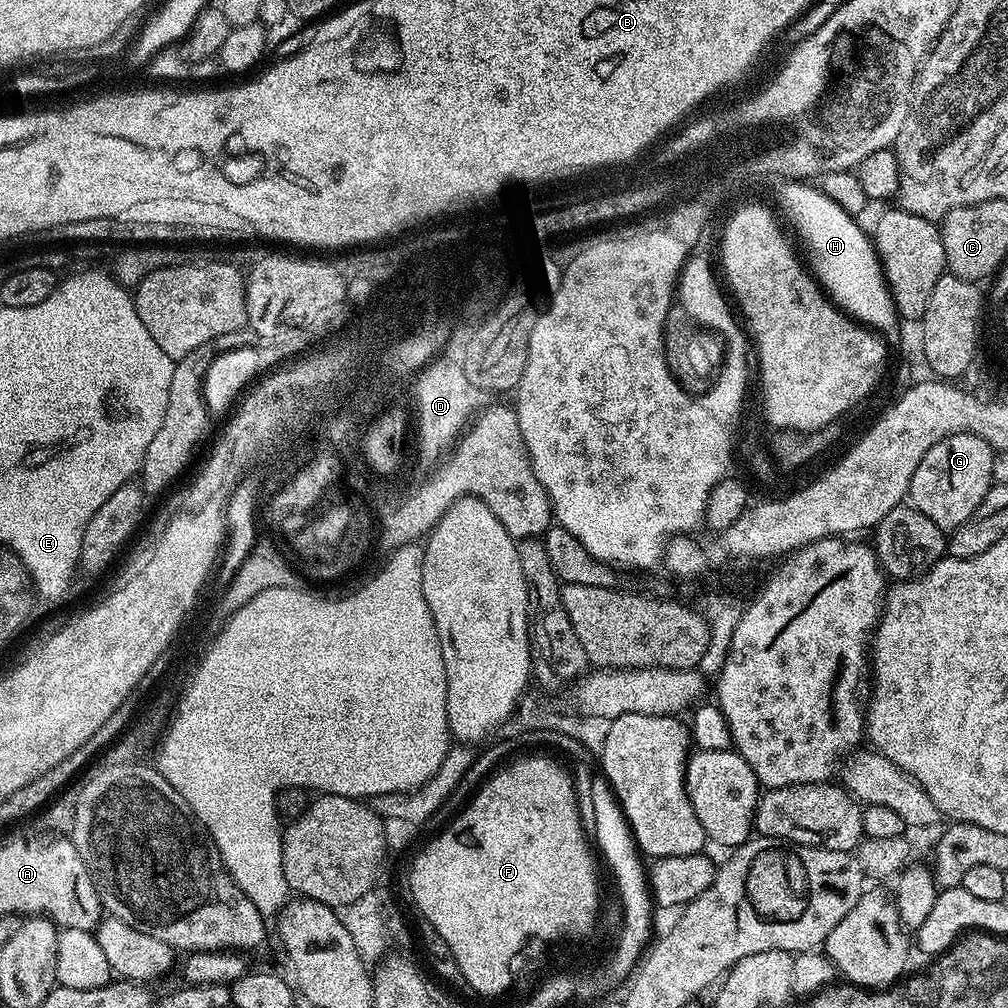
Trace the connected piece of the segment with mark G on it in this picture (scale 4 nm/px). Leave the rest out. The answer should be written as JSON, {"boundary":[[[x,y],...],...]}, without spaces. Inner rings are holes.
{"boundary":[[[958,432],[953,436],[944,436],[922,458],[918,470],[914,470],[914,478],[908,487],[907,499],[911,507],[916,508],[934,526],[951,530],[962,526],[974,510],[978,510],[982,498],[986,498],[986,490],[994,483],[992,463],[994,449],[973,432]]]}

